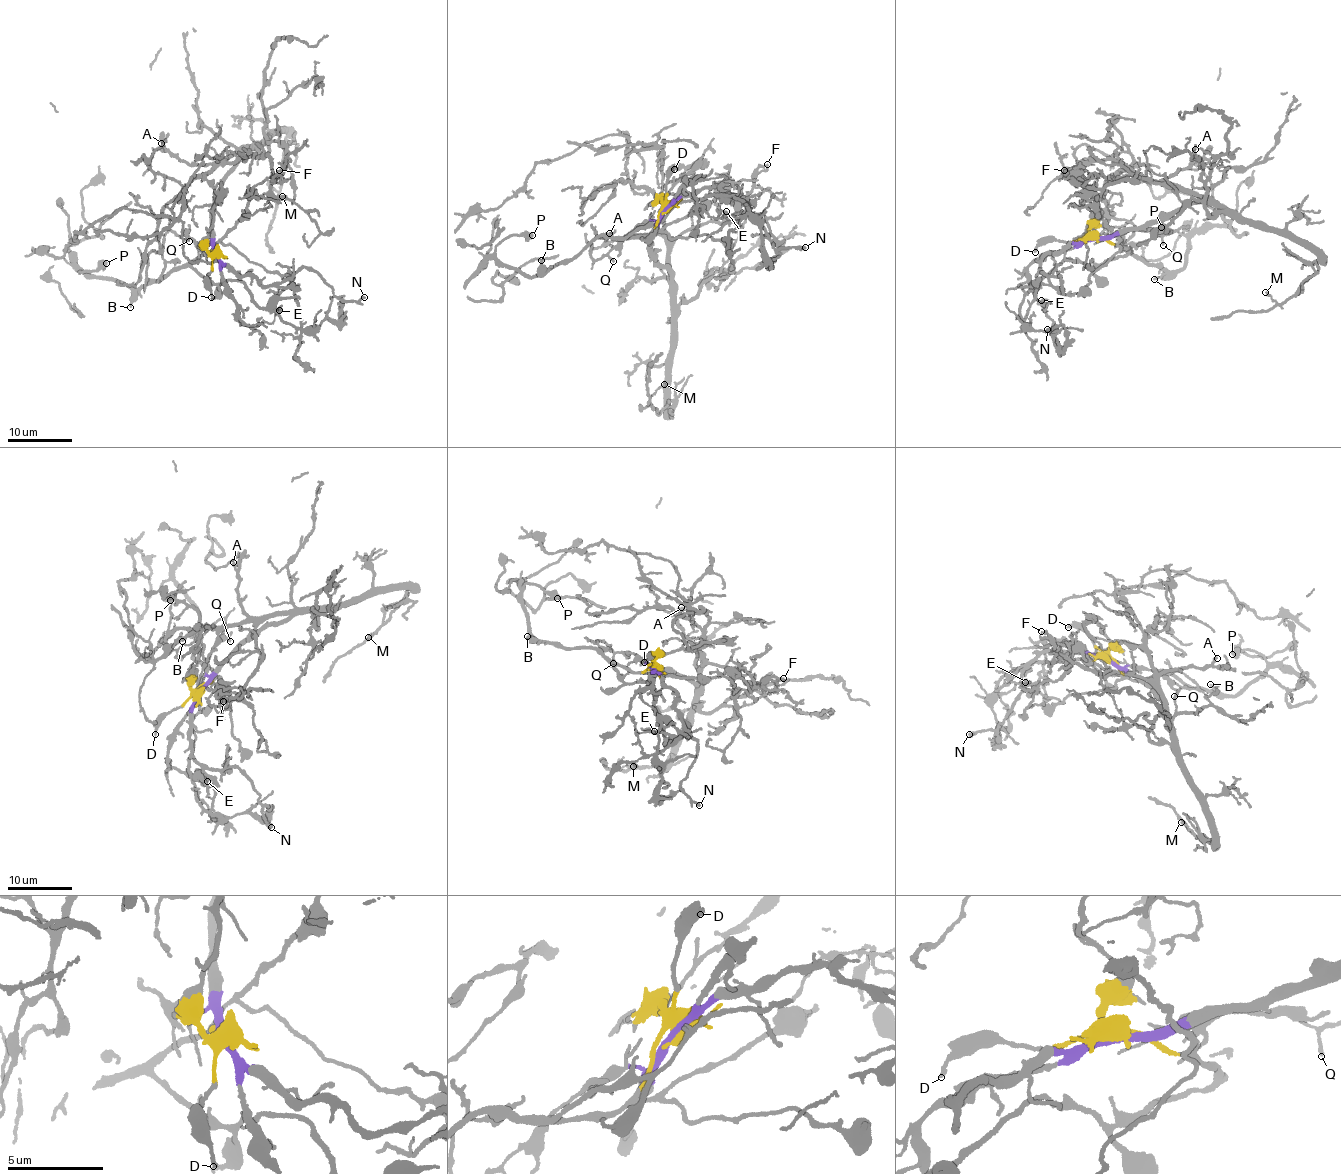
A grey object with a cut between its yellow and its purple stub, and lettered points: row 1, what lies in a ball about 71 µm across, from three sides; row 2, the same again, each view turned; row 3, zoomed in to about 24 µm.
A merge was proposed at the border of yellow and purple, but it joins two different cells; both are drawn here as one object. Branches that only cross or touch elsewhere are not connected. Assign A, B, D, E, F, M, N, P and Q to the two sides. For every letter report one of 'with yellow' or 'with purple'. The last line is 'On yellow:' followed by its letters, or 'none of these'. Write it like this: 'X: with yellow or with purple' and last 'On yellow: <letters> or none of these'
A: with purple
B: with yellow
D: with yellow
E: with purple
F: with purple
M: with purple
N: with purple
P: with yellow
Q: with purple
On yellow: B, D, P

